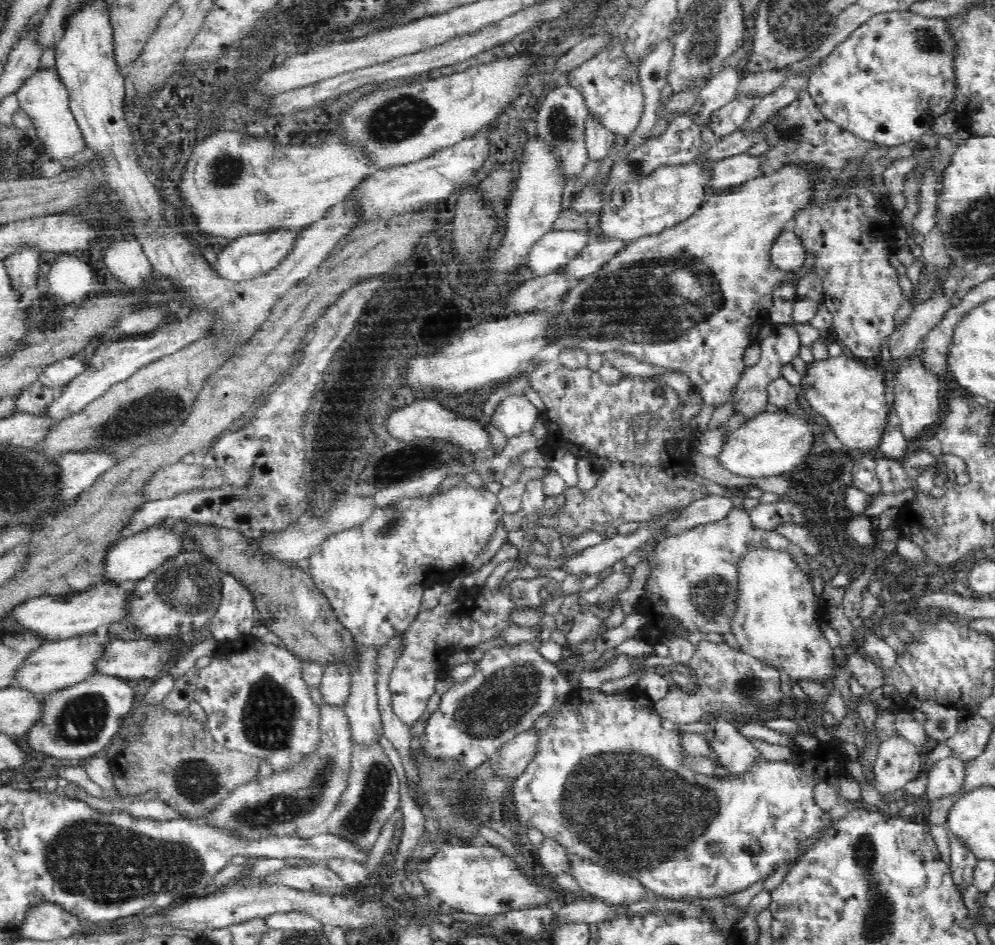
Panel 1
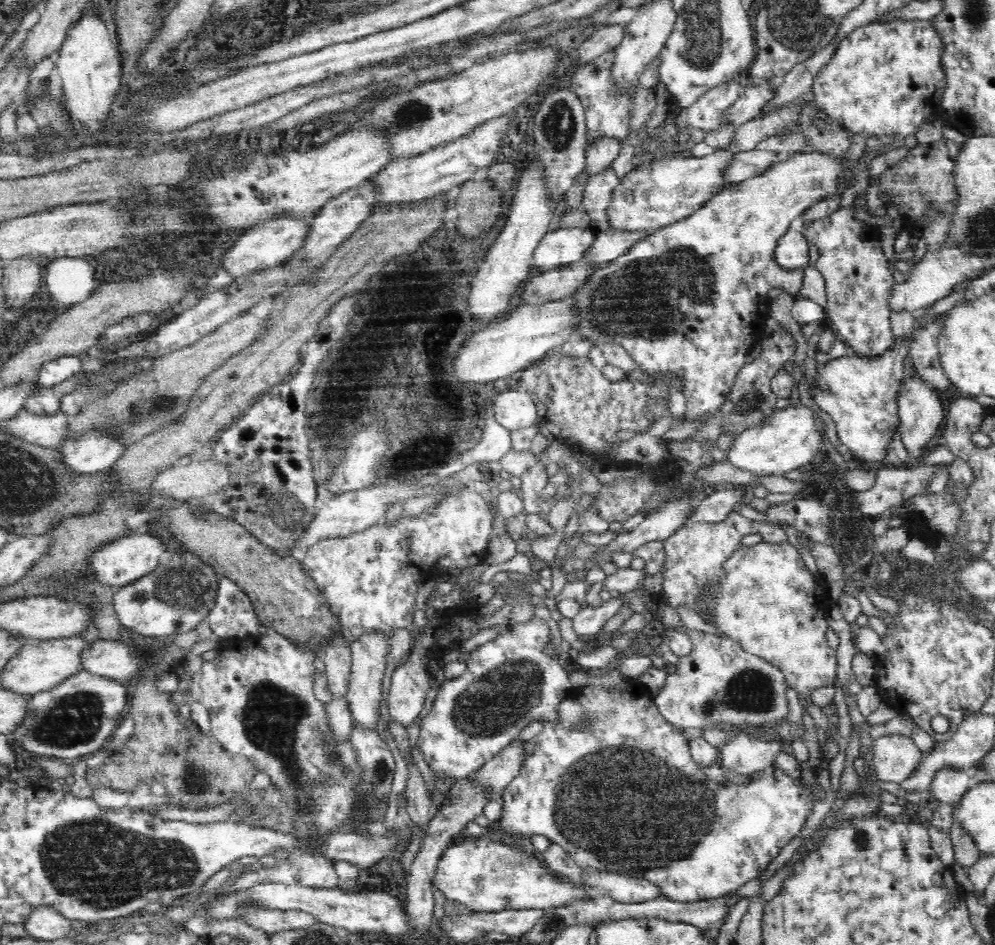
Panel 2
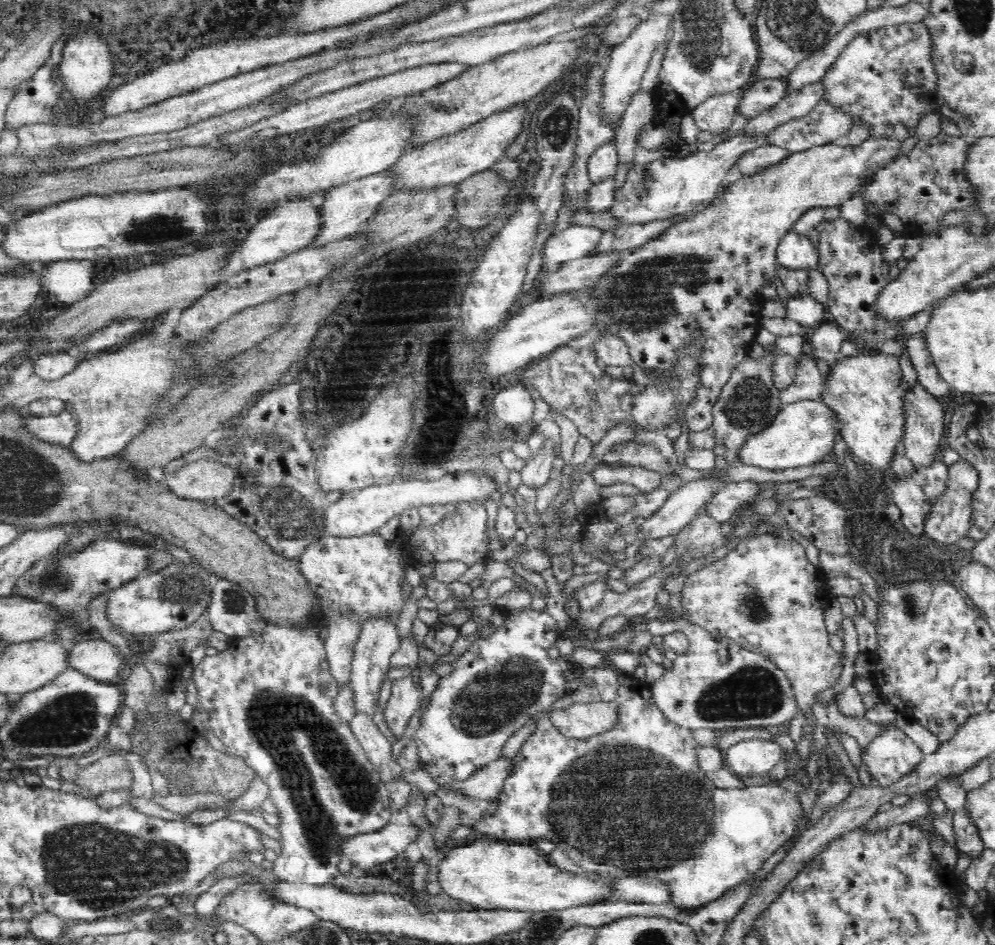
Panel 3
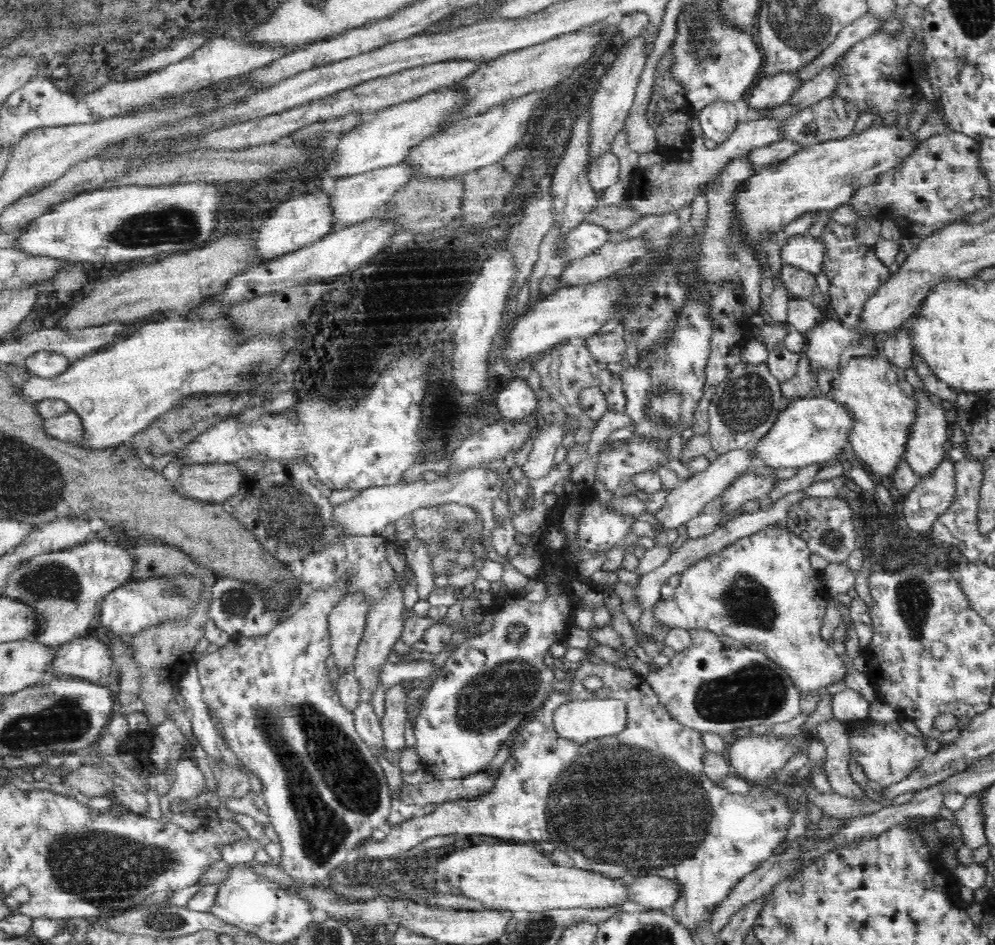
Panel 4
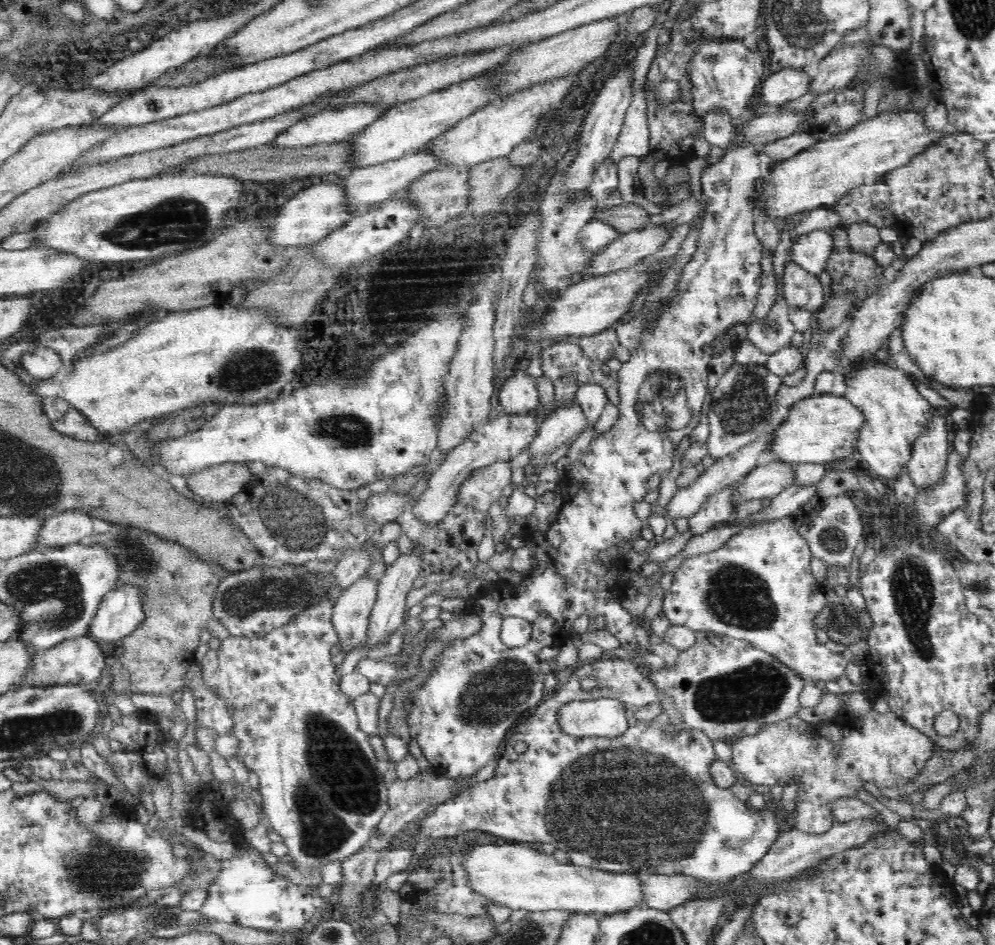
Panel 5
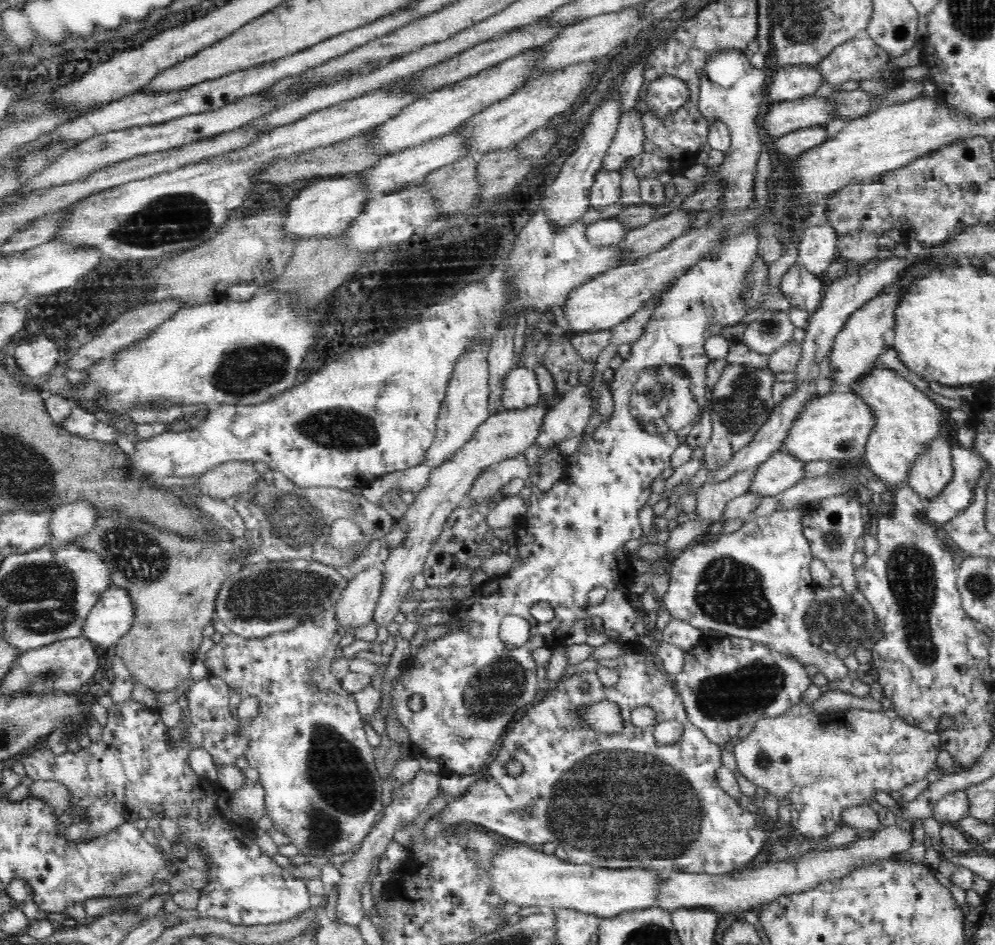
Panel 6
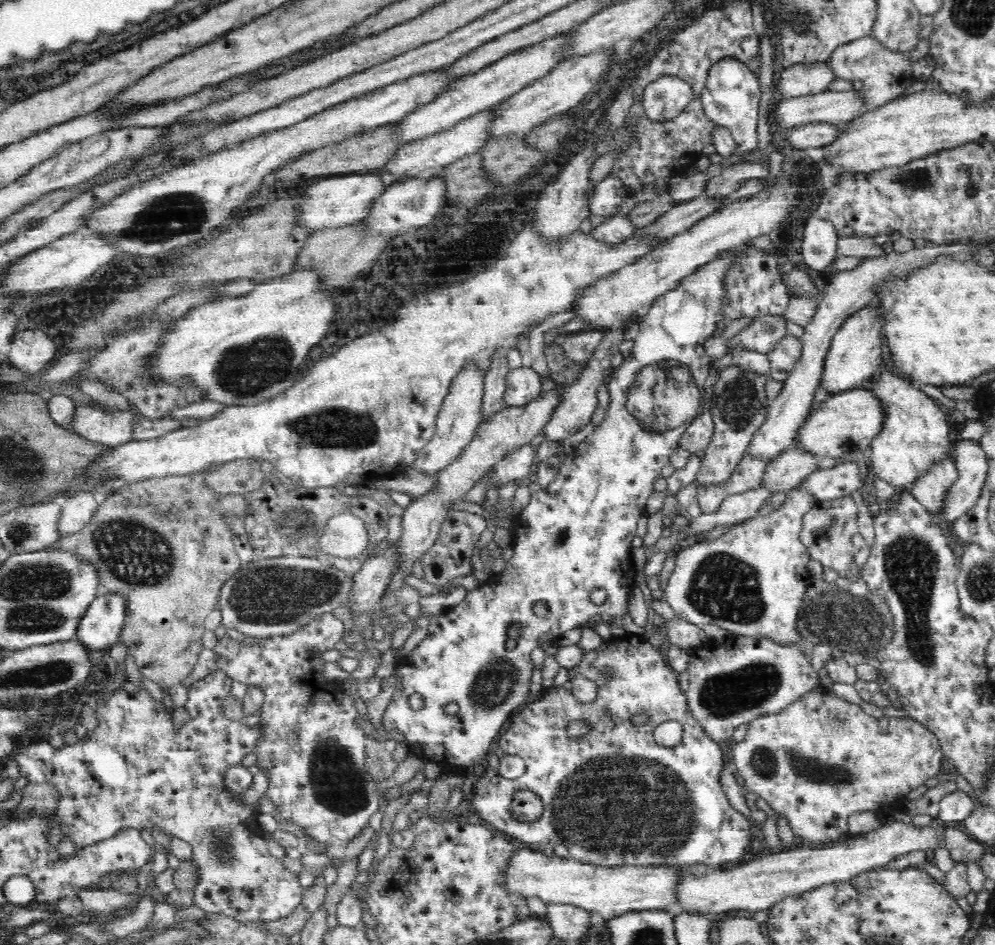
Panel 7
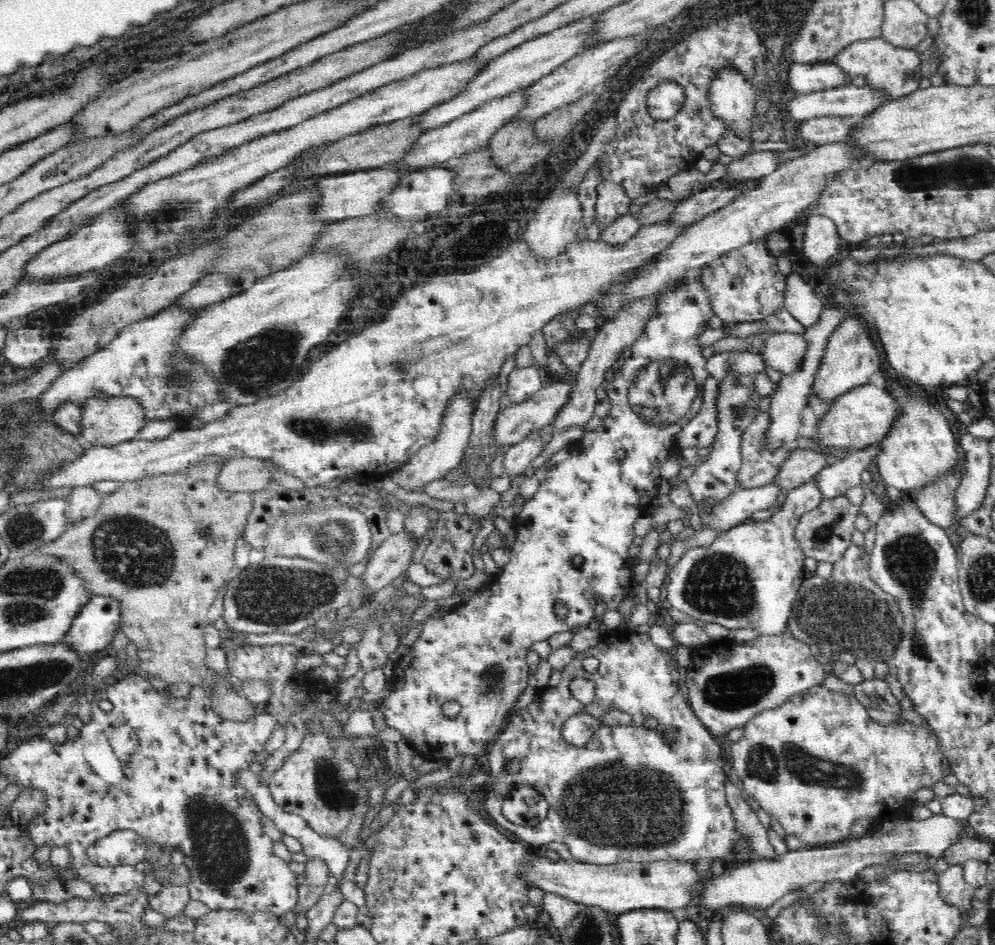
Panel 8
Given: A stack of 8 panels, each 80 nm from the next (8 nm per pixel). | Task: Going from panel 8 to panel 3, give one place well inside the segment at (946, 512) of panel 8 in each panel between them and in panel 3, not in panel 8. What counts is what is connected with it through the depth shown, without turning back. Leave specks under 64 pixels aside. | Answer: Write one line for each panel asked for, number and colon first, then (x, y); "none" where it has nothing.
3: (924, 431)
4: (925, 450)
5: (928, 465)
6: (929, 477)
7: (930, 491)

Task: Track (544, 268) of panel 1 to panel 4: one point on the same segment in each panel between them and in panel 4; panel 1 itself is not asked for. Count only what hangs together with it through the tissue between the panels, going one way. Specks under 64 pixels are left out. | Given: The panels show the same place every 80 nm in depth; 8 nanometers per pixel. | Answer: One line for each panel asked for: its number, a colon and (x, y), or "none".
2: (567, 245)
3: (574, 242)
4: (588, 237)

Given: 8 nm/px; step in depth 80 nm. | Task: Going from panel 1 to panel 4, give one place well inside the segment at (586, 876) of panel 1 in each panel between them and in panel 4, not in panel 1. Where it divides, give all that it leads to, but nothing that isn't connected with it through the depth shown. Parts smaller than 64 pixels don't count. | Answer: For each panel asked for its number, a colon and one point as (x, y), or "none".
2: (627, 889)
3: (642, 890)
4: (654, 892)

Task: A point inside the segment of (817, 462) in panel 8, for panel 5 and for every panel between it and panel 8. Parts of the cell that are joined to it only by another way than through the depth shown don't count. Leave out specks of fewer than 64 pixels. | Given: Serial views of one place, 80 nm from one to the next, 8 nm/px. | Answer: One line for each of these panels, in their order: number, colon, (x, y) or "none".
5: (767, 481)
6: (782, 471)
7: (788, 470)

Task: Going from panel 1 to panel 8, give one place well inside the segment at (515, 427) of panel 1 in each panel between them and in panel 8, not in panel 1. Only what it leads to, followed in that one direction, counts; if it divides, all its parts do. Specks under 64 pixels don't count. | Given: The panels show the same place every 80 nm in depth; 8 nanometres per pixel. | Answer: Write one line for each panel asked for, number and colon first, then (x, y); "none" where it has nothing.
2: (514, 409)
3: (514, 406)
4: (518, 400)
5: (519, 395)
6: (522, 389)
7: (523, 385)
8: (523, 382)

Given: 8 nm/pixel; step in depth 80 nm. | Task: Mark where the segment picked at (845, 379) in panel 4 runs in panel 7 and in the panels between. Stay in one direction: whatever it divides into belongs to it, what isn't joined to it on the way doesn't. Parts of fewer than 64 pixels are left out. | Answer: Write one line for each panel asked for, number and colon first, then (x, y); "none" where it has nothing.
5: (897, 414)
6: (908, 421)
7: (915, 438)

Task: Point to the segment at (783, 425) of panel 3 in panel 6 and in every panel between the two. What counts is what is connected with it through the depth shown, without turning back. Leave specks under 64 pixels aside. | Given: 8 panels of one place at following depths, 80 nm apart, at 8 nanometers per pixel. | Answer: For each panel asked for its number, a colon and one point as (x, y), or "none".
4: (812, 430)
5: (820, 429)
6: (836, 427)

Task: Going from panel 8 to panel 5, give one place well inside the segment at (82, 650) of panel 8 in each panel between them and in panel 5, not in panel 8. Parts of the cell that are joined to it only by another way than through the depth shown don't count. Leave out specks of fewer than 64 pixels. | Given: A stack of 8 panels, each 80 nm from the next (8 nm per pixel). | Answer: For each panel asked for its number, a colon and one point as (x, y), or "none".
5: (120, 610)
6: (112, 614)
7: (100, 627)

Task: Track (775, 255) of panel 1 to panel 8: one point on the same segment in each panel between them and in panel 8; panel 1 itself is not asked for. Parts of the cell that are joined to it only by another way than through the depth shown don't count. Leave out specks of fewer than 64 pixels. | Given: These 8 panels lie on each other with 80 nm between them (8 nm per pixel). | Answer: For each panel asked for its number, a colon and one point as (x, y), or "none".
2: (792, 252)
3: (795, 251)
4: (803, 251)
5: (812, 251)
6: (817, 248)
7: (819, 249)
8: (821, 241)

